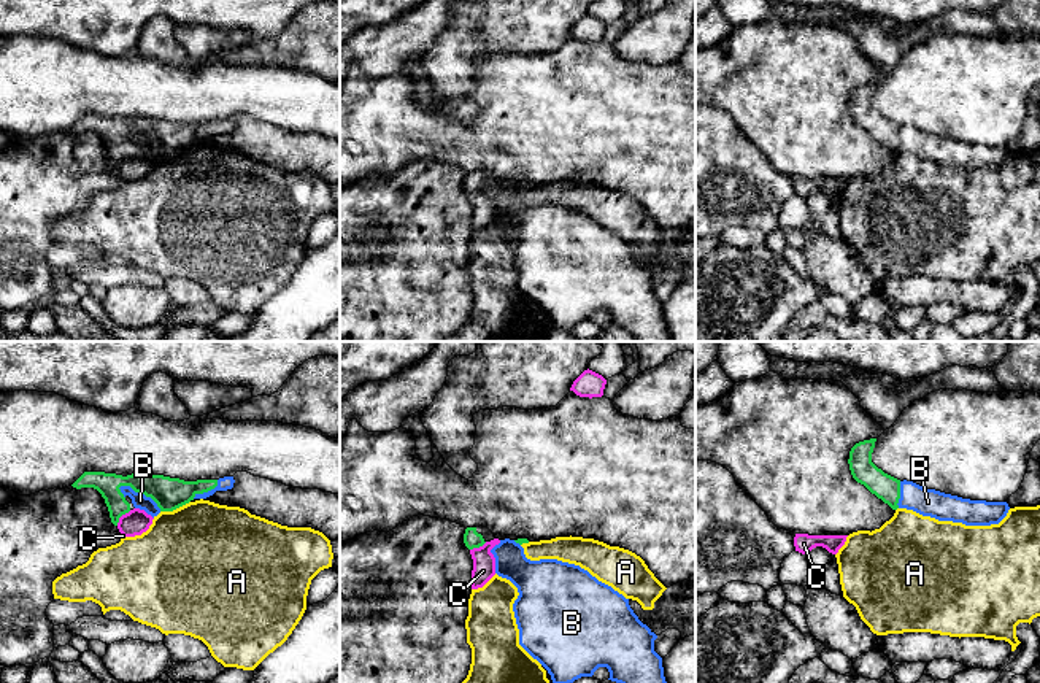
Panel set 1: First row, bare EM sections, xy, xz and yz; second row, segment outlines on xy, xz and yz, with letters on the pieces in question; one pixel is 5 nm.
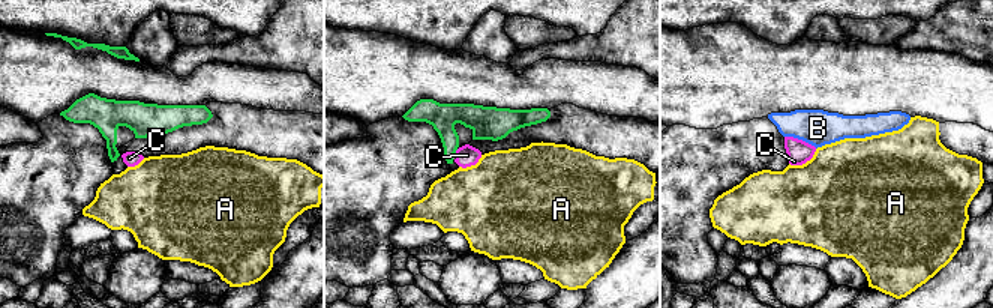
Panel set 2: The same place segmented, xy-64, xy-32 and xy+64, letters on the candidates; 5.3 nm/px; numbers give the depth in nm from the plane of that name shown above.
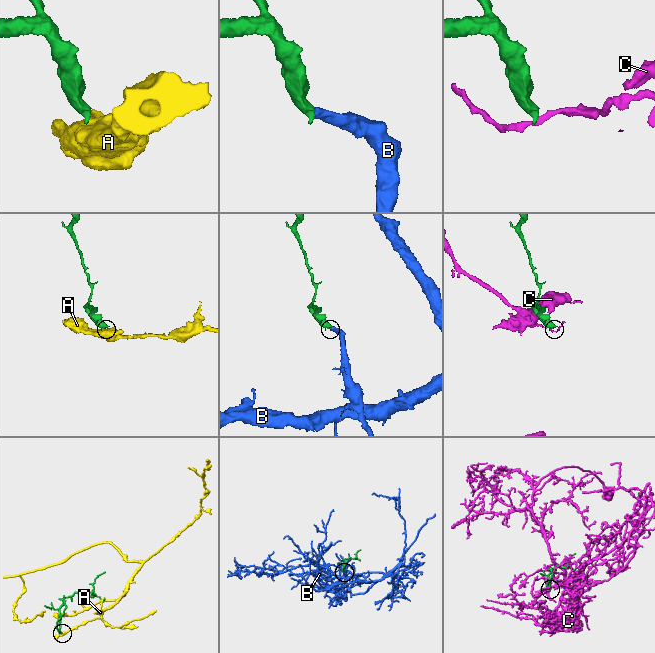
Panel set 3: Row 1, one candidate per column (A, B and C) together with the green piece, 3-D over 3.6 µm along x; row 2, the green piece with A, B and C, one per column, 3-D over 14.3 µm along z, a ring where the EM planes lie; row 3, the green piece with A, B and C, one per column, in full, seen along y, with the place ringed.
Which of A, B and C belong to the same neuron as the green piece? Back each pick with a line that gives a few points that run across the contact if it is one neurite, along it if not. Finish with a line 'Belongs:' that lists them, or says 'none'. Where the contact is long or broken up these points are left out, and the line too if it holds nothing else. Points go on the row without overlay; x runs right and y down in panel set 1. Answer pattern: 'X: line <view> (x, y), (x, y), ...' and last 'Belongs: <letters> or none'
Belongs: B

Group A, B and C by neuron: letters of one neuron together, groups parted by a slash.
A / B / C

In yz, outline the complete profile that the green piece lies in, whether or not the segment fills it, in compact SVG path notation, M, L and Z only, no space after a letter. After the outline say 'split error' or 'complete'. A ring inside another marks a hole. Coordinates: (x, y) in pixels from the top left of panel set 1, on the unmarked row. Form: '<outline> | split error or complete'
M876 83L856 87L849 95L853 122L892 154L907 152L938 165L962 167L965 170L999 168L1008 157L1007 146L970 145L923 132L913 125L900 125L872 106Z | split error

